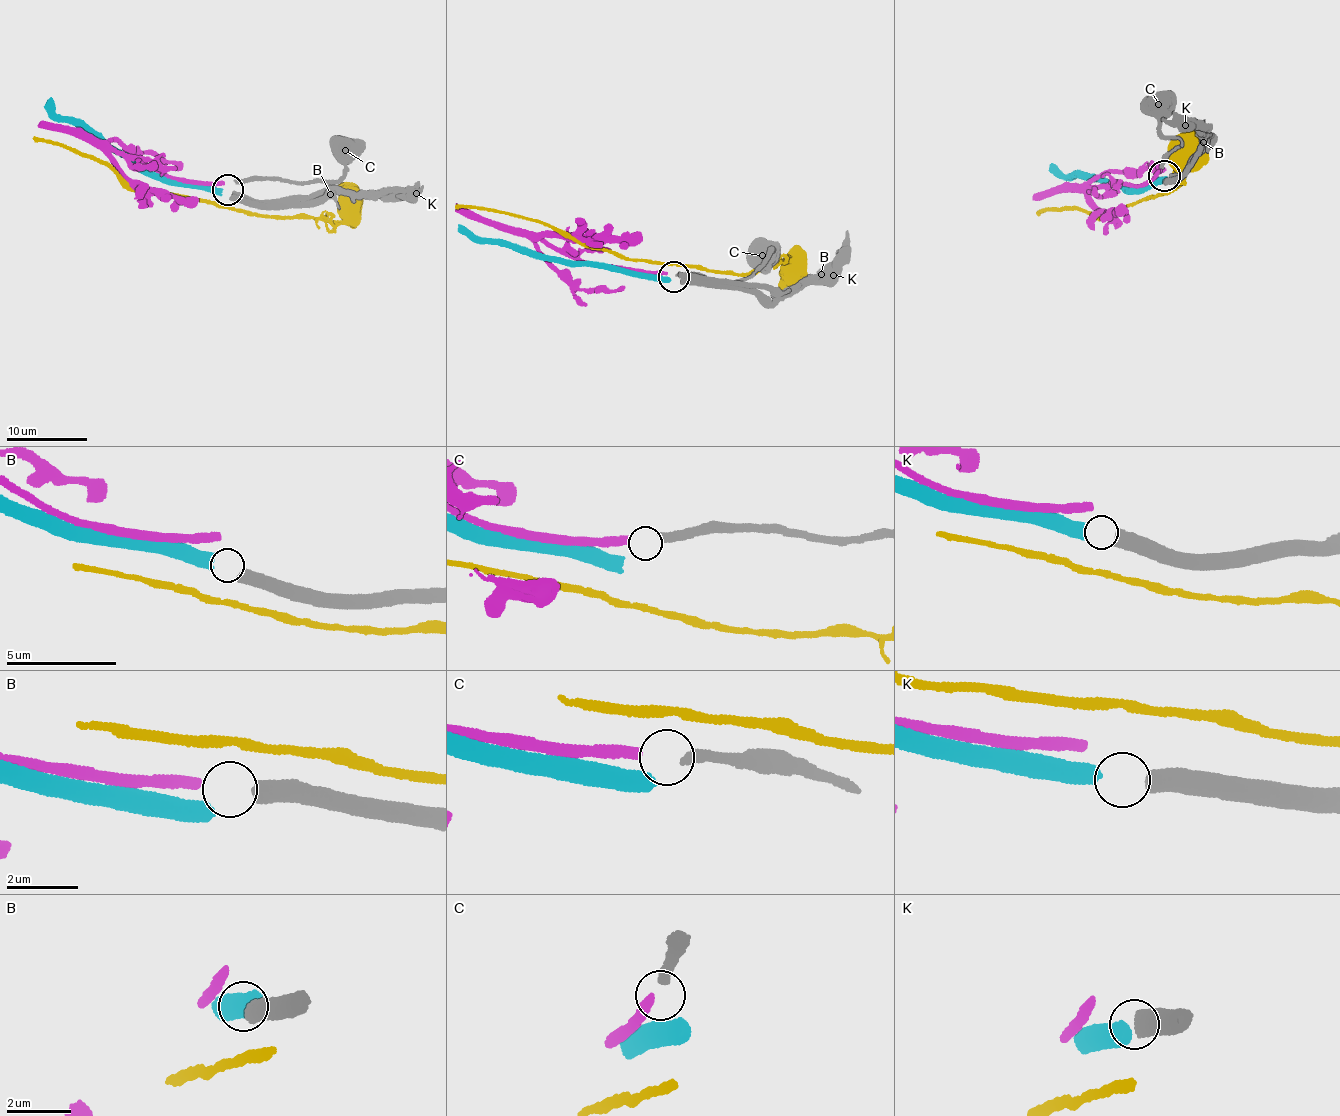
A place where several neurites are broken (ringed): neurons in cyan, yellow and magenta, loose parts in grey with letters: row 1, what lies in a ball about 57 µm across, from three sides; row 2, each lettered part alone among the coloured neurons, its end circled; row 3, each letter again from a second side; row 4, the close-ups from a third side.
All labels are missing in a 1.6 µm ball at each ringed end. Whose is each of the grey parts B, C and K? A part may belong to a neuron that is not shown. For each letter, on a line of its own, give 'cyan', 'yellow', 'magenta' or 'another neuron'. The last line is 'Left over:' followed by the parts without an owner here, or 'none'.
B: another neuron
C: magenta
K: cyan
Left over: B

